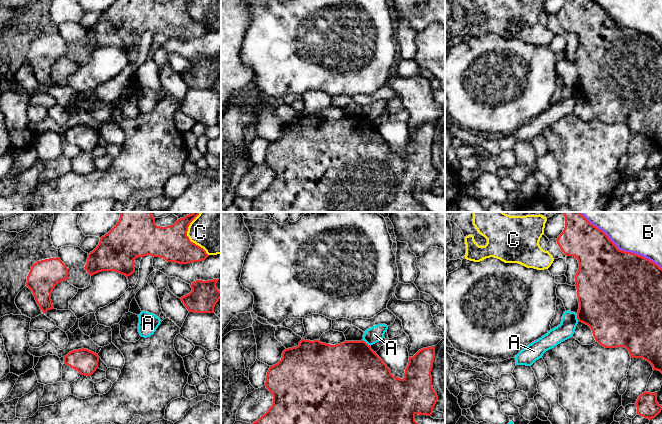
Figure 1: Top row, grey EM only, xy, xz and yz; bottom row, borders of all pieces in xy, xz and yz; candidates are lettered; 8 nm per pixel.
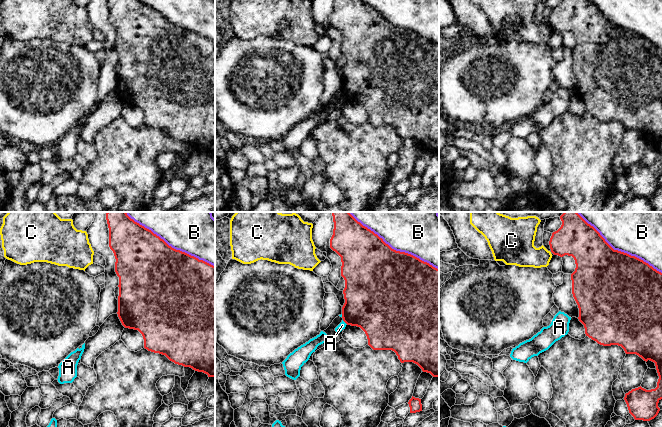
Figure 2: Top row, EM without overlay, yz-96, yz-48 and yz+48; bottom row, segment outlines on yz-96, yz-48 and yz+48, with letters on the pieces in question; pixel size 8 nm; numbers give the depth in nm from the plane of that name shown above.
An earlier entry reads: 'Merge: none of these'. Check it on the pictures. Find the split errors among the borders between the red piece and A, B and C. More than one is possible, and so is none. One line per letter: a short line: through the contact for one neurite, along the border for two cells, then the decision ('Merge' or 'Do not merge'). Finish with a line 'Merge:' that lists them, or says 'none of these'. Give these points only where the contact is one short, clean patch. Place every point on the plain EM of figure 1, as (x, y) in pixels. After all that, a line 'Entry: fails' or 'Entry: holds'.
A: Line: xz (362, 116), (370, 121). Do not merge
B: Do not merge
C: Do not merge
Merge: none of these
Entry: holds

